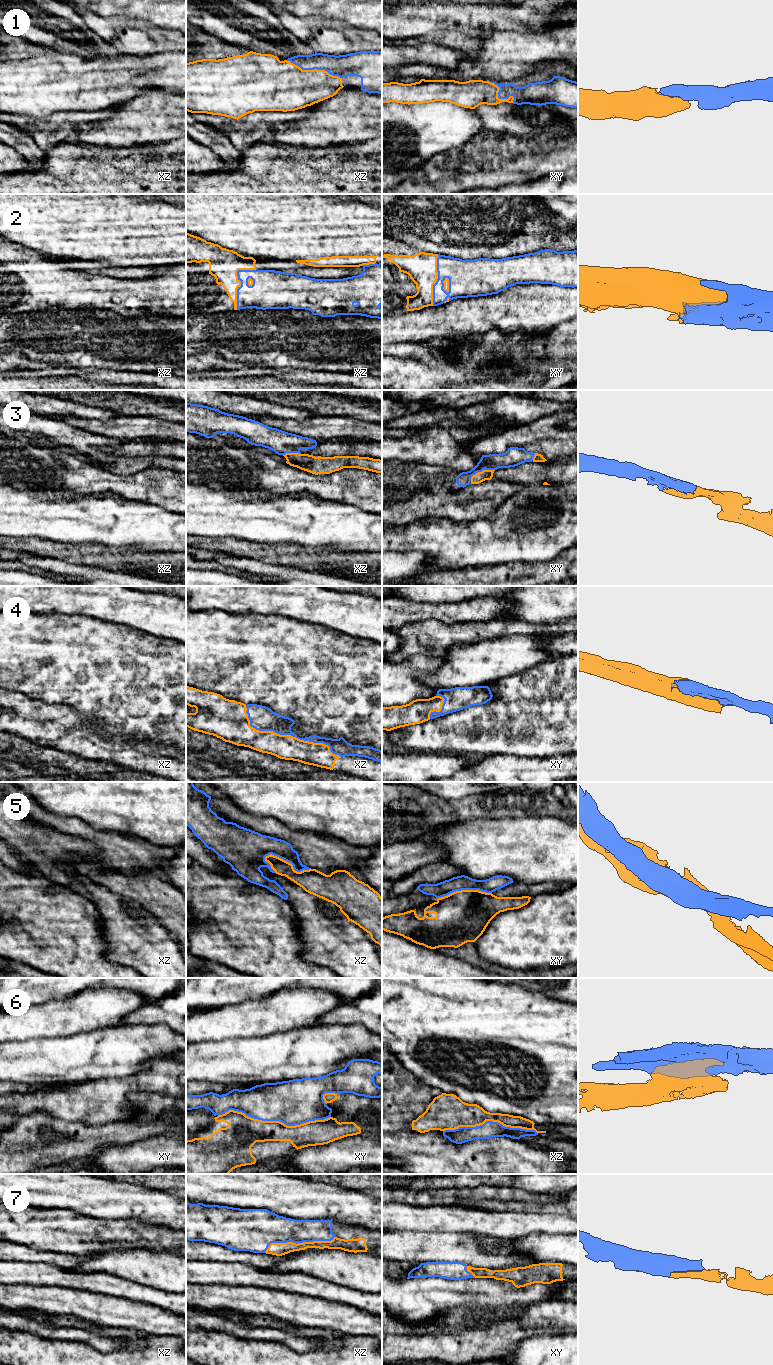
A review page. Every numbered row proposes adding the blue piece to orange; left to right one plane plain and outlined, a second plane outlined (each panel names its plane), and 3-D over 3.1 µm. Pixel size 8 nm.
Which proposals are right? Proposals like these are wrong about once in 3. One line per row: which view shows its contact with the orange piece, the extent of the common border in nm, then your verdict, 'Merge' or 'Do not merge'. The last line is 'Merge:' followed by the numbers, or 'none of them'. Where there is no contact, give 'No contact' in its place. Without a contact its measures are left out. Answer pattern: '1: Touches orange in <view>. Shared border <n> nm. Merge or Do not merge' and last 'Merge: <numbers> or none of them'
1: Touches orange in xz. Shared border 480 nm. Merge
2: Touches orange in xz. Shared border 360 nm. Merge
3: Touches orange in xy. Shared border 220 nm. Merge
4: Touches orange in xz. Shared border 850 nm. Merge
5: Touches orange in xz. Shared border 380 nm. Do not merge
6: Touches orange in xy. Shared border 900 nm. Do not merge
7: Touches orange in xz. Shared border 600 nm. Merge
Merge: 1, 2, 3, 4, 7

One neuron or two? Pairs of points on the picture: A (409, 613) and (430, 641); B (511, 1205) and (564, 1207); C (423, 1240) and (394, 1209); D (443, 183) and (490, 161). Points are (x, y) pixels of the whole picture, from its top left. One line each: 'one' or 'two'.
A: two
B: one
C: two
D: one

